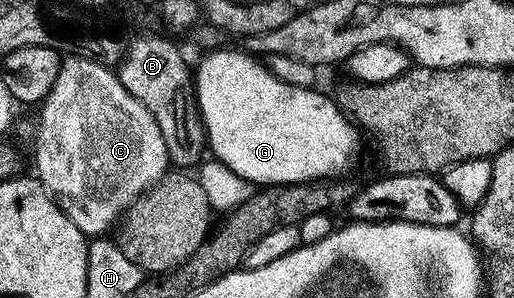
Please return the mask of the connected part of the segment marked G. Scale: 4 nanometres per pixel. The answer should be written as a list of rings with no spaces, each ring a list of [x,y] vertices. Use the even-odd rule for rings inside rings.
[[[240,48],[229,49],[210,49],[206,53],[209,55],[195,66],[197,106],[201,110],[201,123],[205,125],[207,146],[212,157],[254,184],[315,182],[348,175],[345,173],[357,162],[362,135],[337,107],[336,101],[330,95],[328,98],[320,94],[317,88],[287,84],[277,79],[264,61]]]

